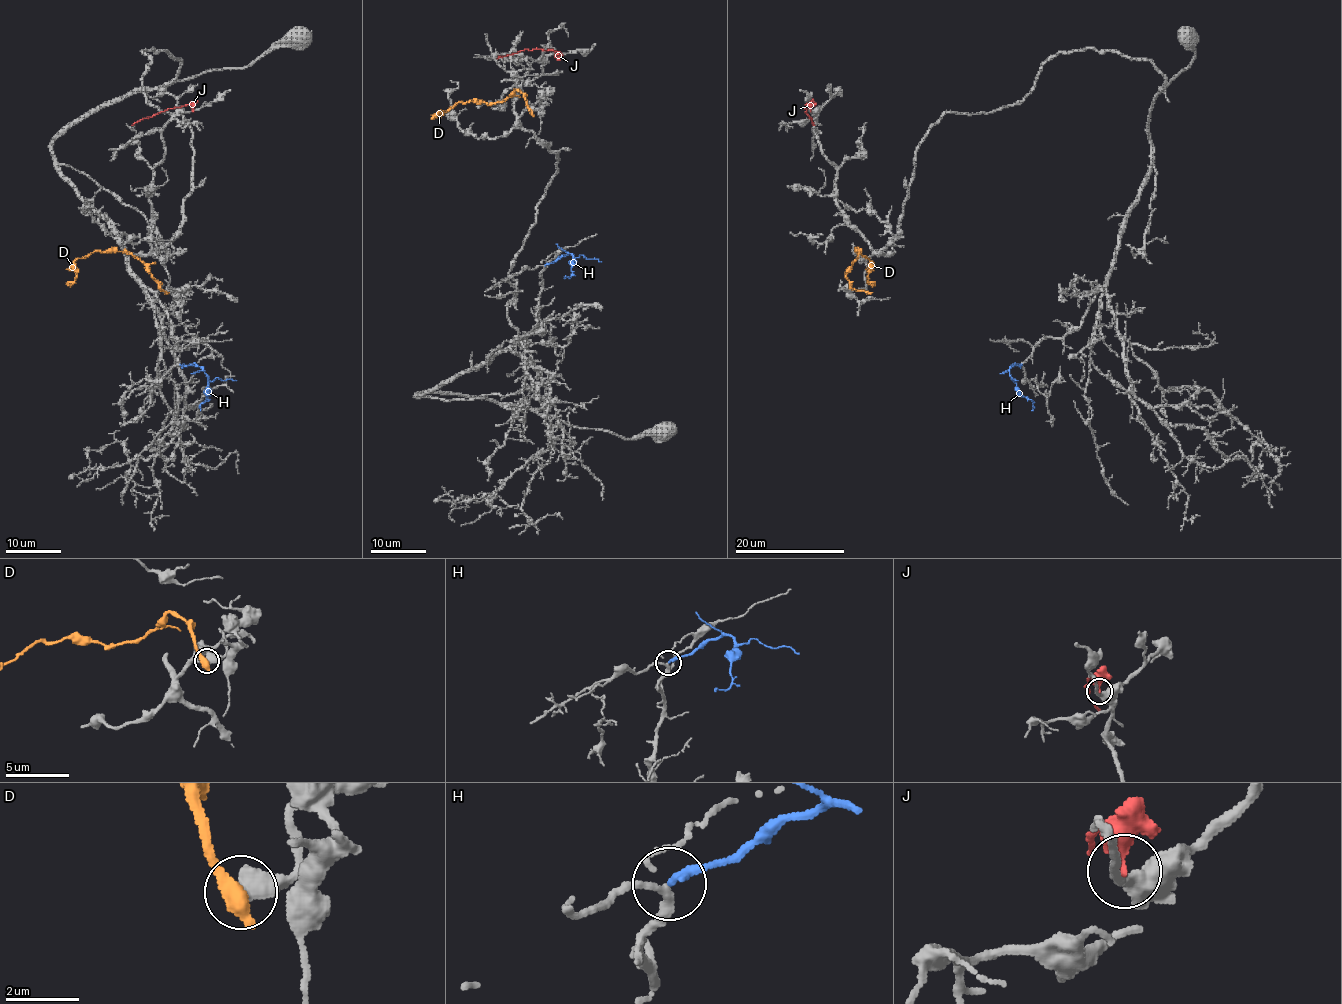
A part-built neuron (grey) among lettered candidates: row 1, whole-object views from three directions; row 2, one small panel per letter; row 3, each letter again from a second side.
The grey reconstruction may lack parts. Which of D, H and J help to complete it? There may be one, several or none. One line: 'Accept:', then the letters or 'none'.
Accept: H

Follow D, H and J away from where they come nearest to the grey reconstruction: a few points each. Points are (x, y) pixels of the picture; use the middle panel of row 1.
D: (531, 111), (517, 90), (495, 104), (458, 102), (431, 119)
H: (545, 265), (571, 253), (571, 275), (565, 275)
J: (557, 54), (553, 50), (532, 49), (497, 58)

